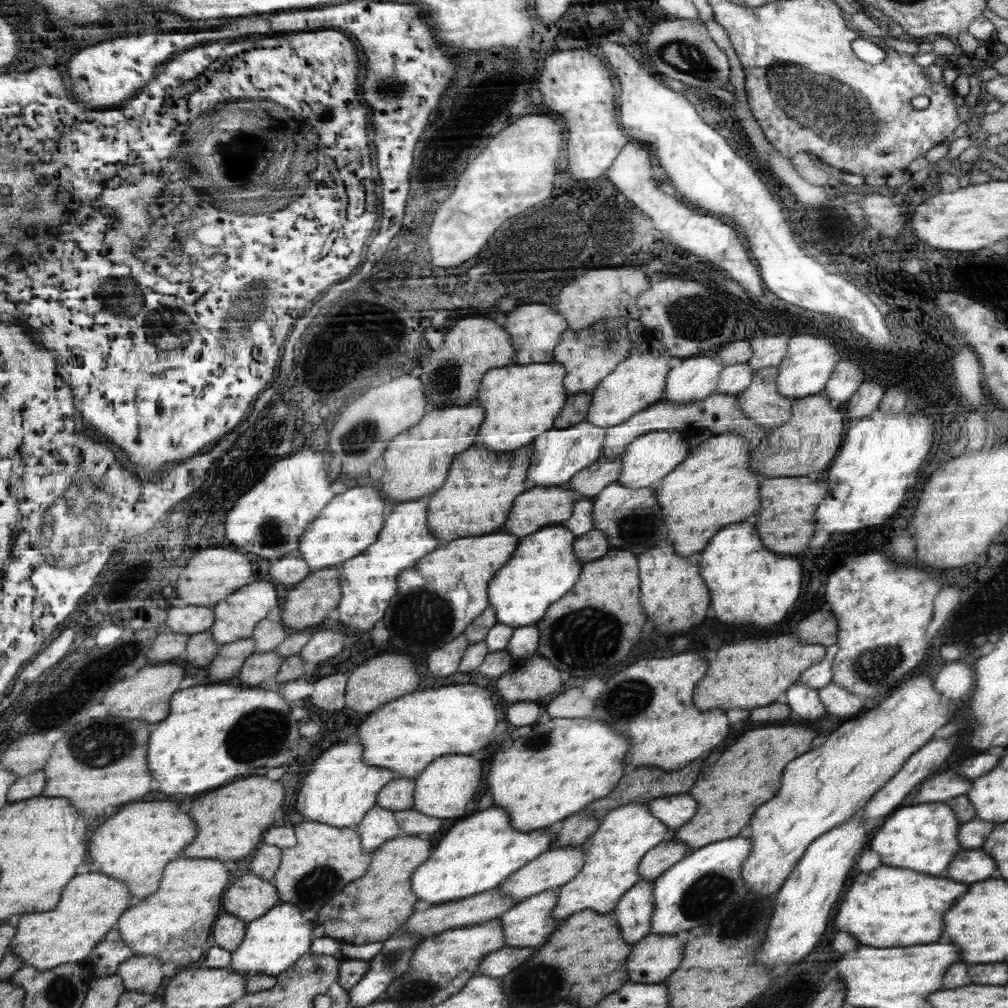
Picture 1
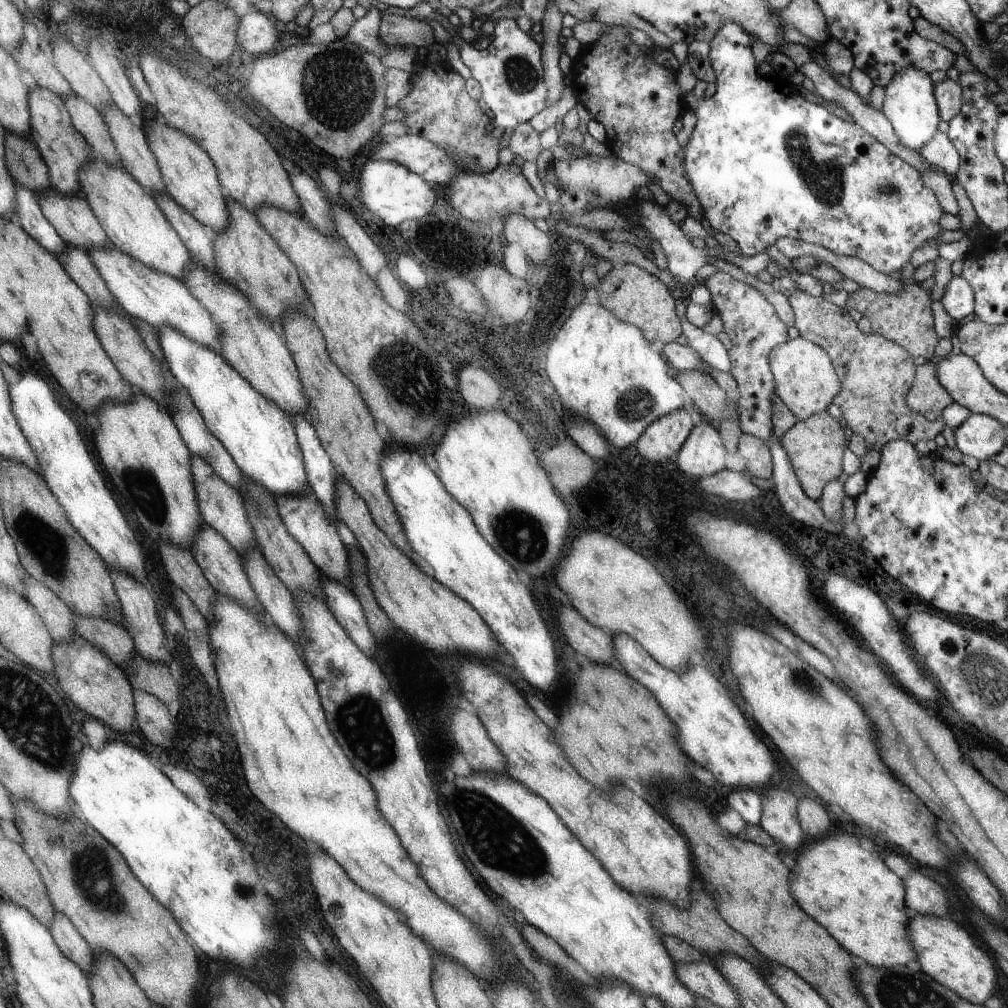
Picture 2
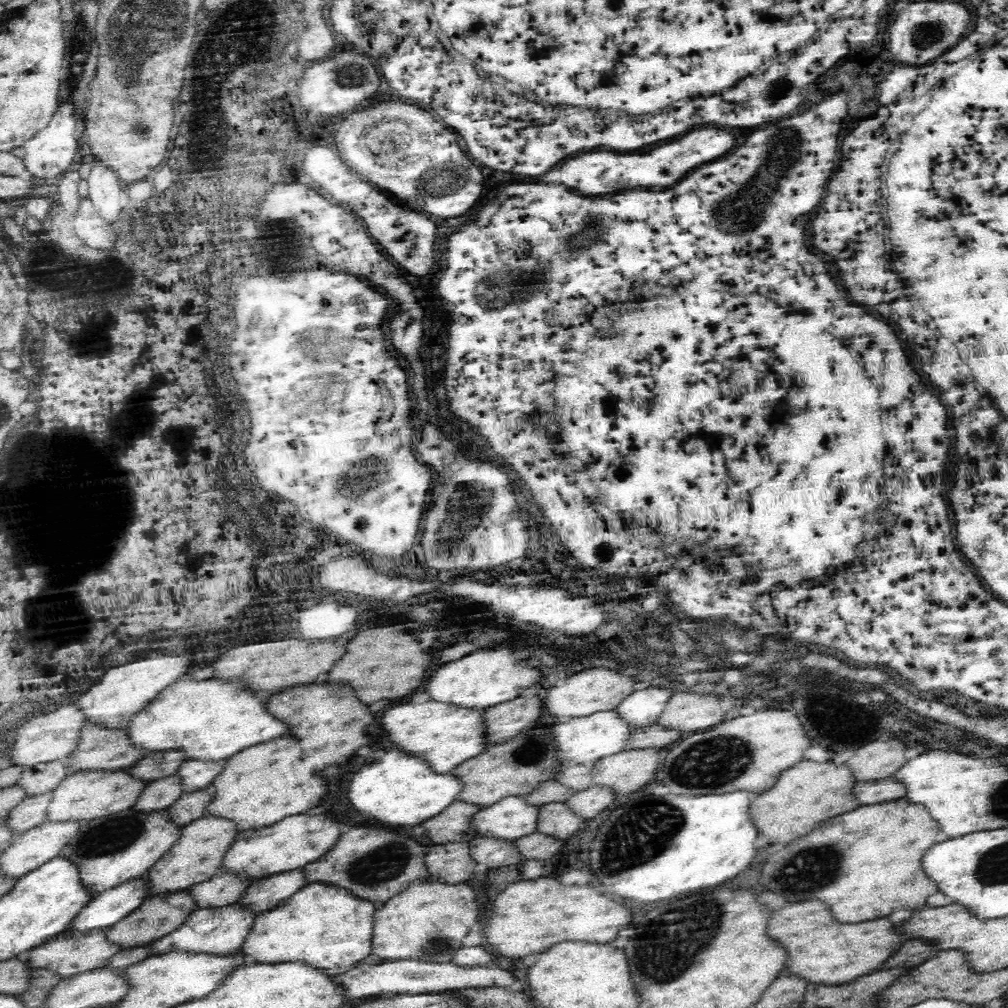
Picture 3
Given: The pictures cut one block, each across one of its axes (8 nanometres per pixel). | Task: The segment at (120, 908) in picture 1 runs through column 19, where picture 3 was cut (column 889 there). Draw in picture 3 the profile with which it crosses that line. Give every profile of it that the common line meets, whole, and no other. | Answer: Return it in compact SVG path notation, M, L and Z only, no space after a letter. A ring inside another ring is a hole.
M814 900L776 908L766 924L766 934L774 938L787 953L782 972L814 985L852 982L878 970L899 949L898 934L894 934L894 924L890 924L888 918L860 924L830 922L826 906Z

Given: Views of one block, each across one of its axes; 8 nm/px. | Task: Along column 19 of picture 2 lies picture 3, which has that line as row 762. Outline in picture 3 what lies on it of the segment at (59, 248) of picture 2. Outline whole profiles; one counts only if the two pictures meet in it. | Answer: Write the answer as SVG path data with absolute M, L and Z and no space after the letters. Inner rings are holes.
M226 758L212 762L184 760L176 772L181 778L182 792L190 794L210 785L212 780L222 772L225 760Z

